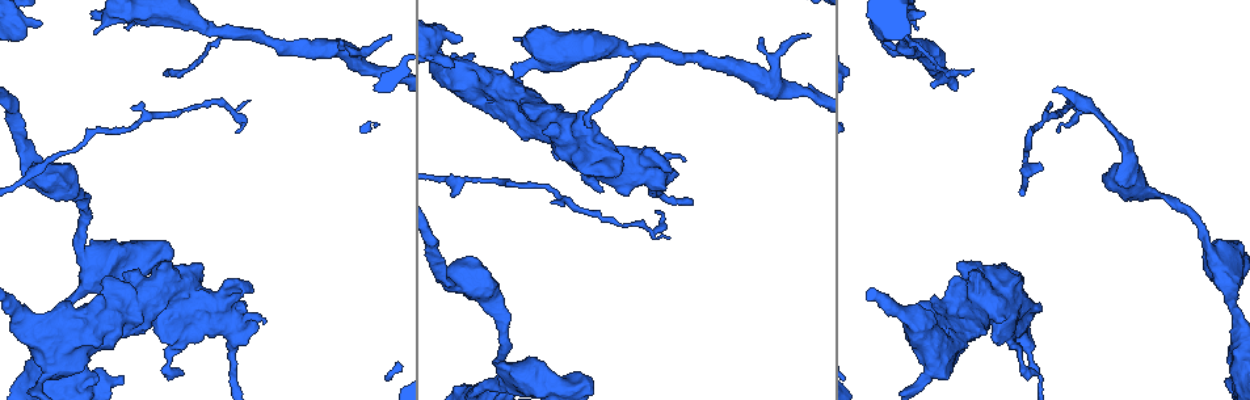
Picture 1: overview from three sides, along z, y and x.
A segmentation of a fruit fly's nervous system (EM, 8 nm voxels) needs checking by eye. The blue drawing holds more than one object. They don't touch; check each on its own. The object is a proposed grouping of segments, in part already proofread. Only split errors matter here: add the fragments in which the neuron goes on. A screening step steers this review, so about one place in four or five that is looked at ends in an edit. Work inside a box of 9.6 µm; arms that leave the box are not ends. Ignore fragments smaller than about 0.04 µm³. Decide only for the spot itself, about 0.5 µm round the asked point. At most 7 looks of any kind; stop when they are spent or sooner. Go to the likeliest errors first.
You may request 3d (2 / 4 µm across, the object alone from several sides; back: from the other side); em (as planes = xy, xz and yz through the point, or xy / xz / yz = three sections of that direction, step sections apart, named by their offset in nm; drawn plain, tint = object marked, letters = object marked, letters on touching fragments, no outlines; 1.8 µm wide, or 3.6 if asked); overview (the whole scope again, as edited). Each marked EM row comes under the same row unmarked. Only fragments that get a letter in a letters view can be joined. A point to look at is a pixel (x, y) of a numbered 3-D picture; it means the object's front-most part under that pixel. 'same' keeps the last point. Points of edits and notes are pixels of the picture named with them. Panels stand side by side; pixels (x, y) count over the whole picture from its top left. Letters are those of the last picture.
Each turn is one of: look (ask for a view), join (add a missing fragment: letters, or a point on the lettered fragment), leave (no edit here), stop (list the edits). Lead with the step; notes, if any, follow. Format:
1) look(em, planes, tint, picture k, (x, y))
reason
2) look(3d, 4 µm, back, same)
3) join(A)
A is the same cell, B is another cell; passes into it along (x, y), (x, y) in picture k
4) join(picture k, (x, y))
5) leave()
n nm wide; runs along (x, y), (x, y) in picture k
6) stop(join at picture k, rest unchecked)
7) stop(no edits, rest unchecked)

look(3d, 4 µm, picture 1, (1038, 374))
free end

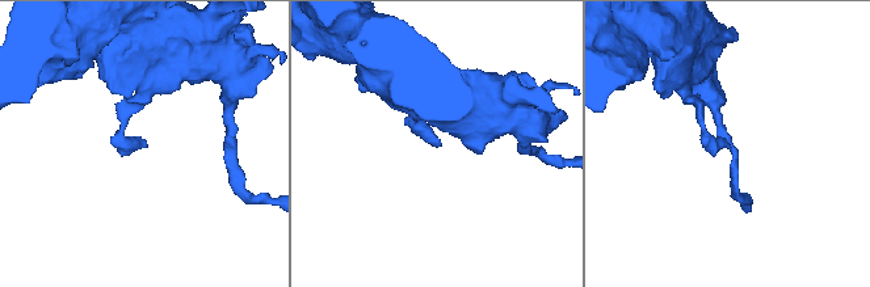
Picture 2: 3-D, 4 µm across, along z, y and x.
look(em, yz, step 4, letters, picture 2, (726, 144))

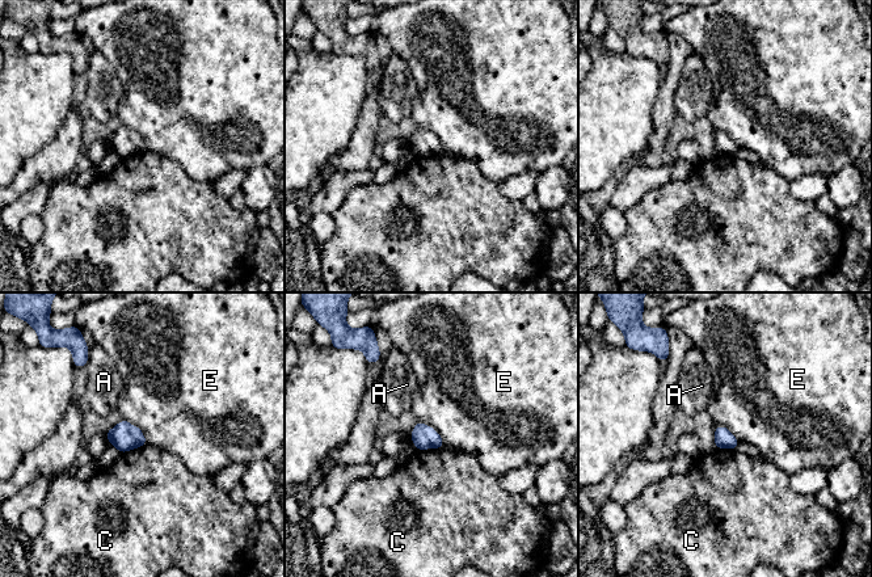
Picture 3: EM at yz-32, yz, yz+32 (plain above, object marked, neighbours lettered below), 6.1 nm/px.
leave()
A, C and E are other cells; none of them fits

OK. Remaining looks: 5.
look(3d, 2 µm, picture 1, (391, 40))
free end

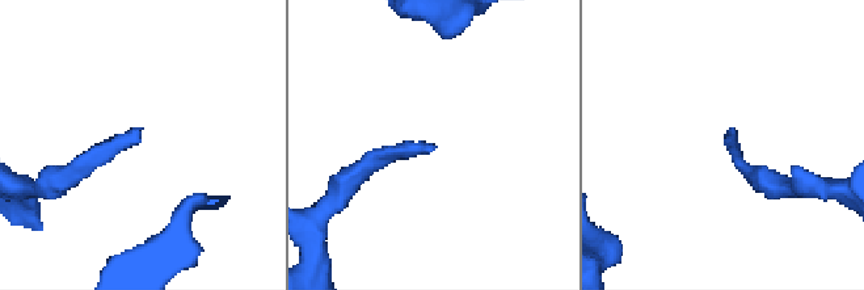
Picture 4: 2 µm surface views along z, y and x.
look(em, xz, step 4, letters, picture 4, (724, 134))

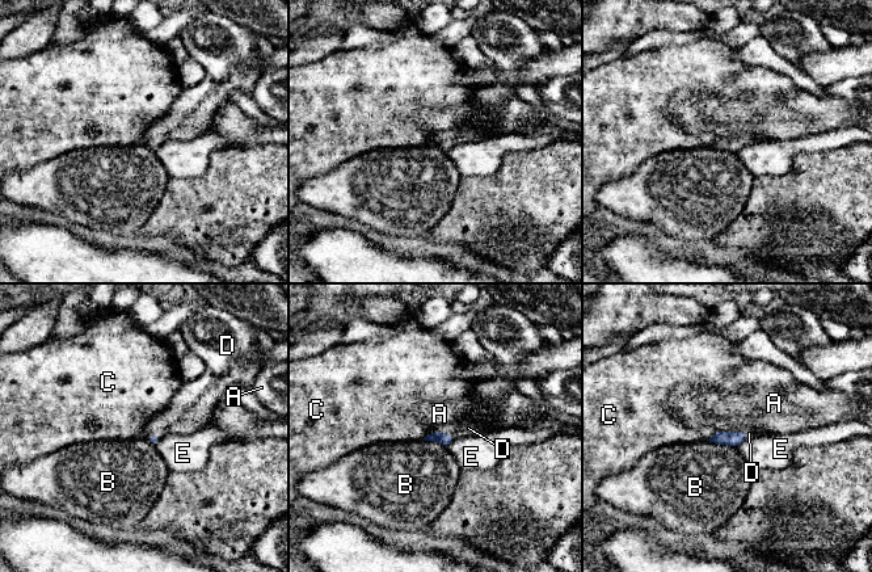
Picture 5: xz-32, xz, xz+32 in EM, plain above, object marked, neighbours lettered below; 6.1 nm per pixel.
look(em, planes, letters, same)
cut it another way

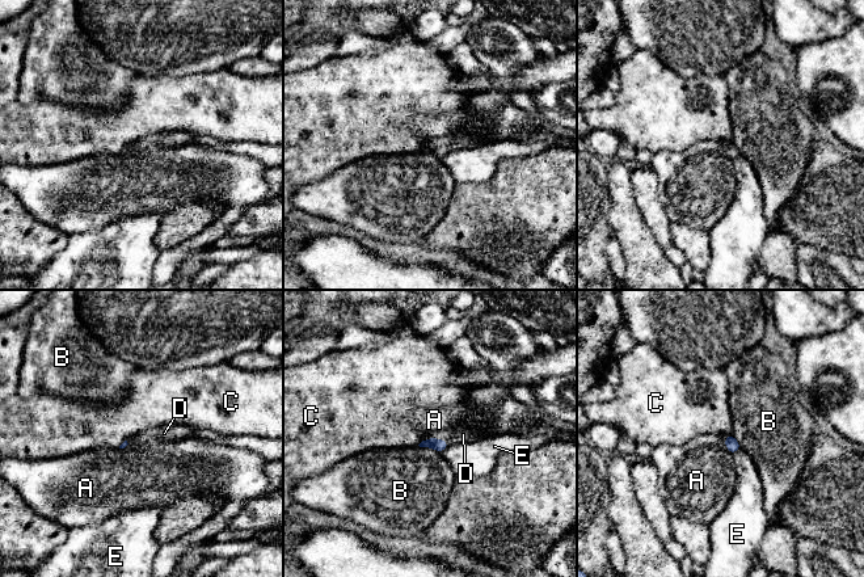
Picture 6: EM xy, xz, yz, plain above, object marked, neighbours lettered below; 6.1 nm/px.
join(D)
D is the same cell, A, B, C and E are other cells; passes into it along (439, 445), (441, 439), (451, 436) in picture 6; the neuron continues

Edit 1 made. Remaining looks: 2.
look(em, yz, step 4, letters, picture 1, (94, 13))
branch stops here

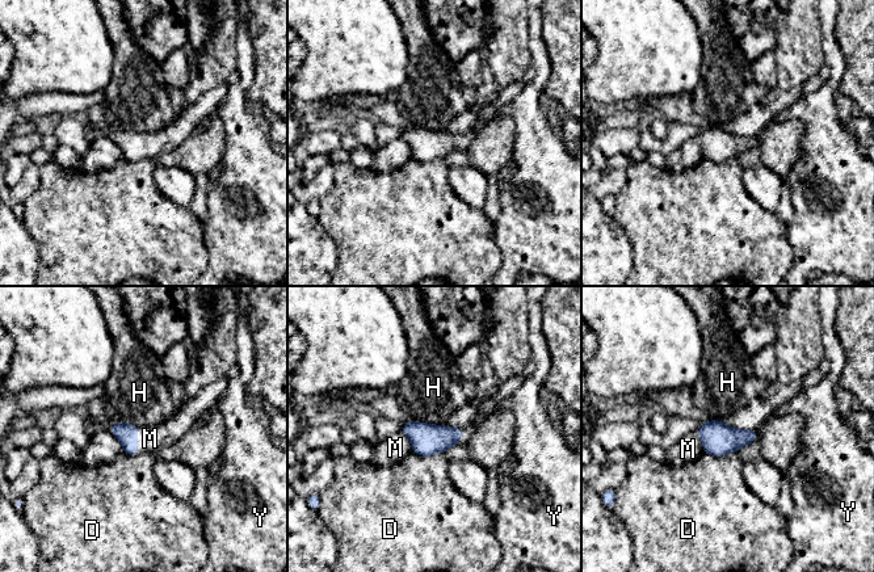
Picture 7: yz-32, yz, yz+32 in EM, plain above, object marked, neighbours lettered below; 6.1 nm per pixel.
leave()
D touches over 200 nm; D, H, M and Y are other cells; border along (137, 427), (138, 453) in picture 7; none of them fits

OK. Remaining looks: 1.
stop(join at picture 6, rest unchecked)

